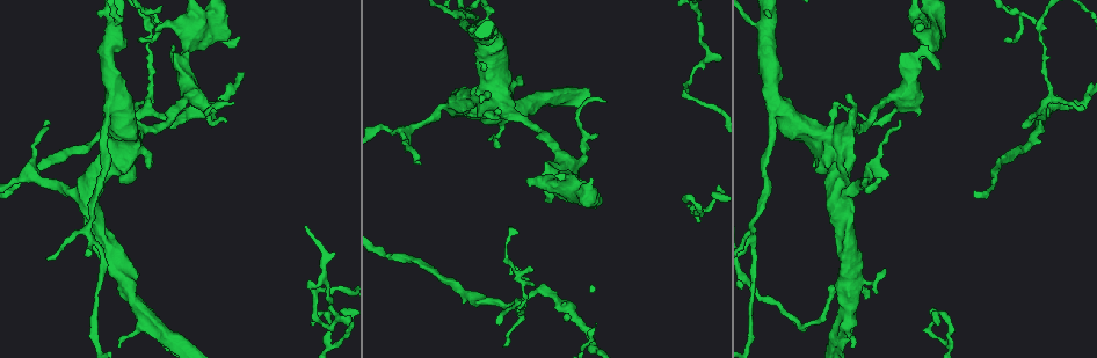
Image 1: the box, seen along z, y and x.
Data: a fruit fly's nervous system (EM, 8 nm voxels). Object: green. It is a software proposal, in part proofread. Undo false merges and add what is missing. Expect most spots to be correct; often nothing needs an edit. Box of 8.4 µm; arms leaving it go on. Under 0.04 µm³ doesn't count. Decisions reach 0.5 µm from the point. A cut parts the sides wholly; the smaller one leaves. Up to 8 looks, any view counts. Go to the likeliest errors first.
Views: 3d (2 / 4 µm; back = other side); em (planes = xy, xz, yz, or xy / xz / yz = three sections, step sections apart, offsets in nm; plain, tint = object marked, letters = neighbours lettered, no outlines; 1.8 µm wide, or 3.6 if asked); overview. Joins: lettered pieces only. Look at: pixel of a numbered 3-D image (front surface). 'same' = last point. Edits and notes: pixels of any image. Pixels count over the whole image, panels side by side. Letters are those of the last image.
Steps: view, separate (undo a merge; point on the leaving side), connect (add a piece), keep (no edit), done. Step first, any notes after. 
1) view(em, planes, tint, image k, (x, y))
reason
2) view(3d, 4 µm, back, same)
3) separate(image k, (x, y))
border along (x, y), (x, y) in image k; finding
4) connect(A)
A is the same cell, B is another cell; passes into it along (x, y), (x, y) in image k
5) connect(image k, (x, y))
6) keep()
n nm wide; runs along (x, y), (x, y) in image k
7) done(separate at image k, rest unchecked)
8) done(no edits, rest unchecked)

view(em, xz, step 8, letters, image 1, (148, 28))
branch point

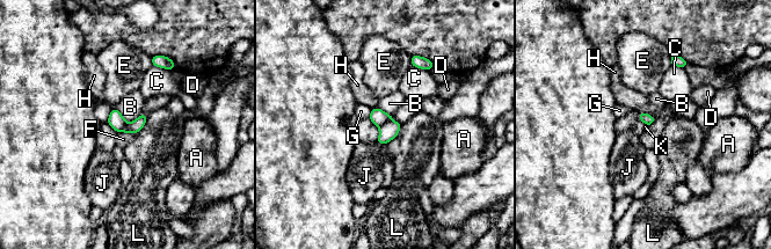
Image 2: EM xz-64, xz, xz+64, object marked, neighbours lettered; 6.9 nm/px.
separate(image 2, (378, 117))
80 nm wide; A, B, C, D, E, F, G, H, J, K and L are other cells; a second neuron is stuck on

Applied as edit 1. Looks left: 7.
view(overview)

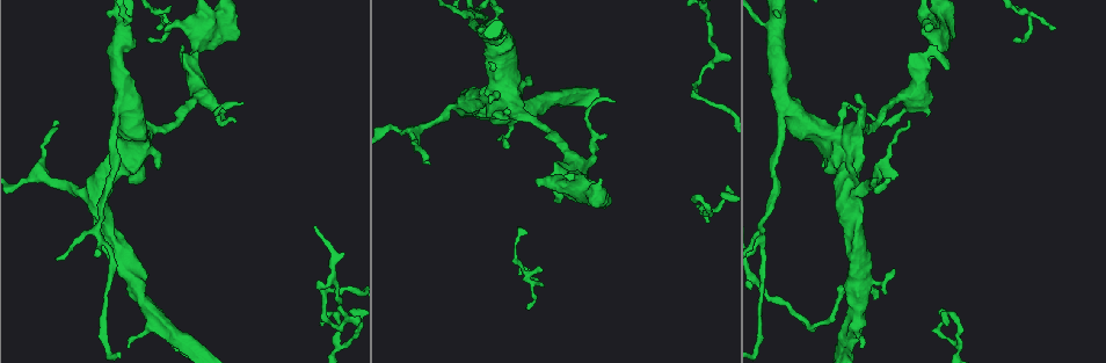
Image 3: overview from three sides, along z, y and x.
view(3d, 2 µm, image 3, (97, 191))
sudden change in width

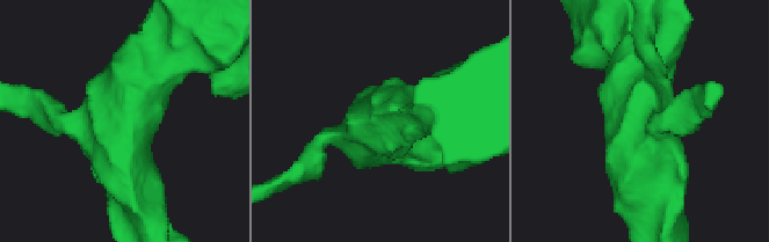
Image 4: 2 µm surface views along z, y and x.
view(em, 3.6 µm, planes, letters, image 4, (120, 119))
need the tissue

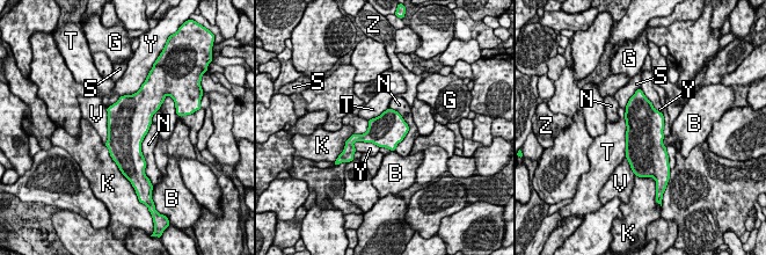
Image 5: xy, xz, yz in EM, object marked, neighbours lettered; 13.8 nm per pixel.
keep()
B, G, K, N, S, T, V, Y and Z are other cells; border along (626, 108), (625, 157) in image 5; continuous, no second neuron

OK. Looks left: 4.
done(separate at image 2, rest unchecked)

